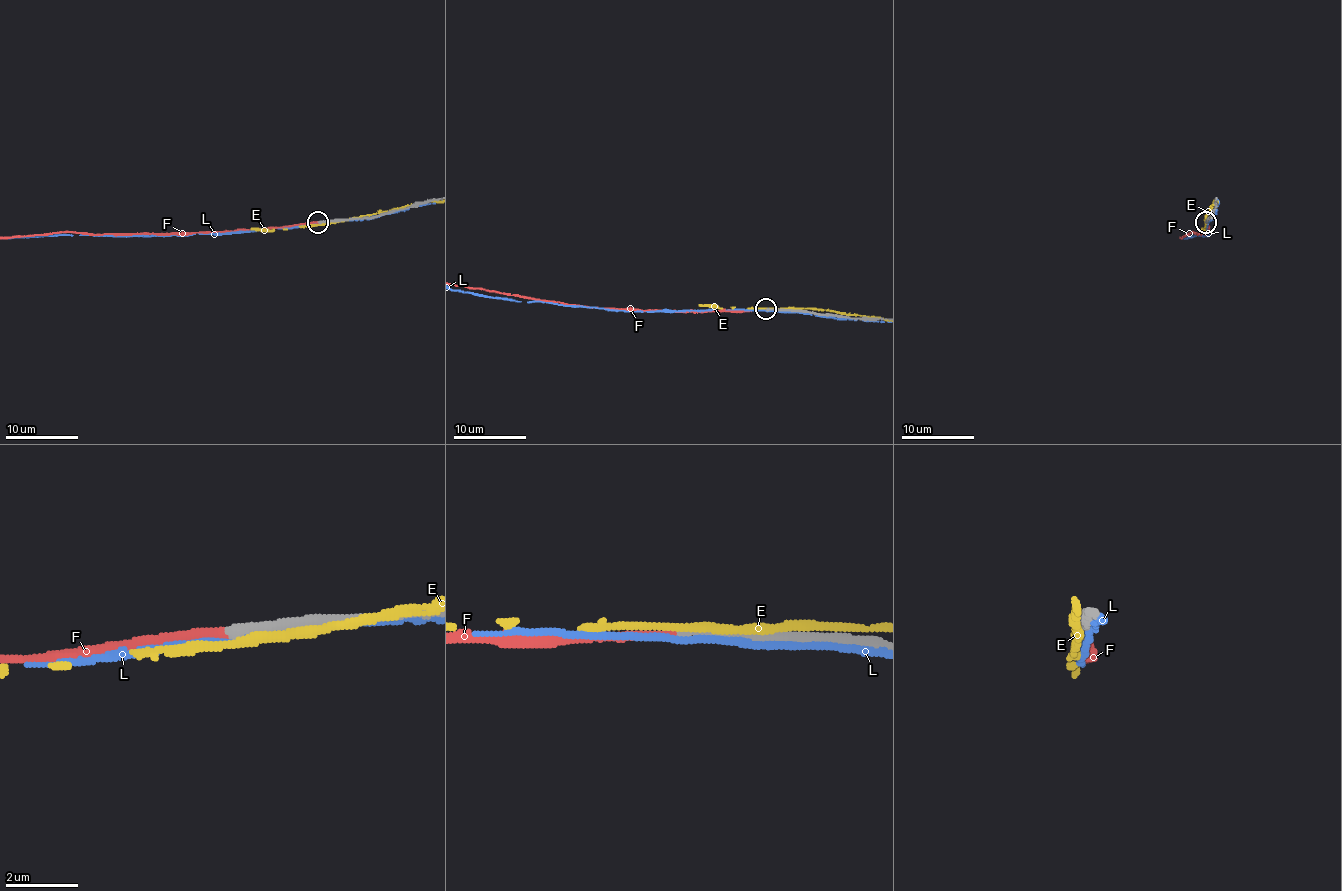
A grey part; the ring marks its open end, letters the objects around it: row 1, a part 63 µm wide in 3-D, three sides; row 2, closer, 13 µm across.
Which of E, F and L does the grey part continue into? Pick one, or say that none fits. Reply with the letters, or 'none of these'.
F

